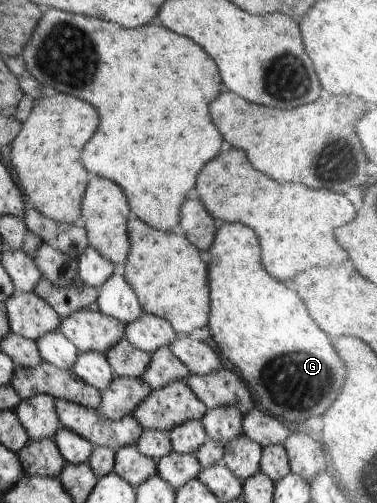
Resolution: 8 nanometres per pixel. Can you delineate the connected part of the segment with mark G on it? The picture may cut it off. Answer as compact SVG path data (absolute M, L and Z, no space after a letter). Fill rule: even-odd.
M242 223L220 224L211 249L202 257L208 265L212 300L210 330L227 362L238 368L260 404L286 424L322 416L344 386L344 362L308 316L298 294L262 268L256 234Z

